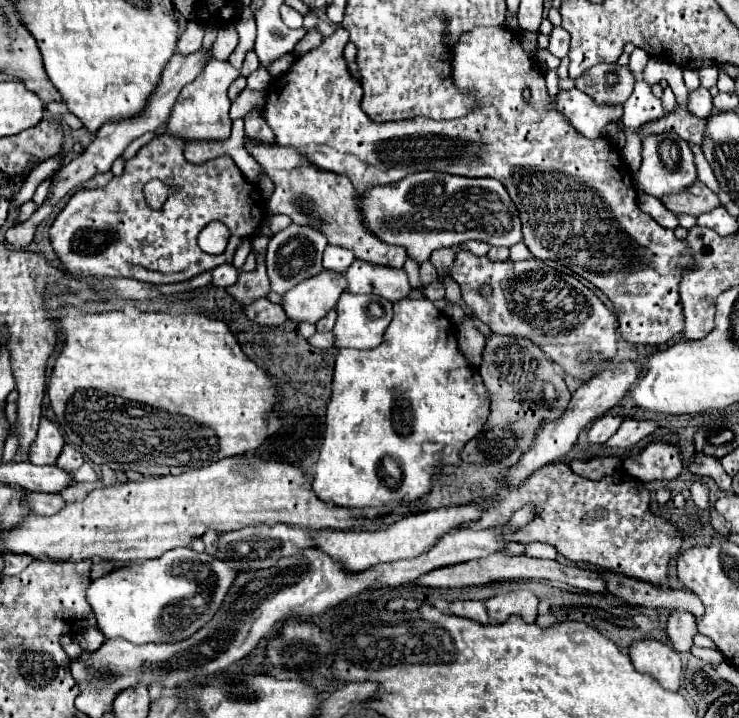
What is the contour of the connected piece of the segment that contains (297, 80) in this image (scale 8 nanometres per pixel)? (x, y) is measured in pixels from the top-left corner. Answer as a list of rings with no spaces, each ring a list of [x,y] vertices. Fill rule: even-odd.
[[[338,27],[330,37],[324,37],[320,47],[300,55],[292,67],[276,79],[276,85],[268,91],[266,97],[266,109],[264,109],[264,117],[266,123],[270,125],[270,129],[274,131],[276,145],[282,147],[292,147],[296,149],[302,157],[306,157],[314,167],[322,169],[322,171],[330,171],[330,173],[338,173],[344,175],[352,181],[354,189],[362,195],[364,191],[378,187],[378,185],[390,185],[390,183],[398,183],[400,179],[404,179],[406,175],[418,173],[418,171],[440,171],[440,173],[450,173],[450,175],[464,175],[464,177],[492,177],[498,179],[500,183],[504,183],[504,187],[508,189],[512,201],[518,207],[520,219],[522,219],[522,233],[524,233],[524,243],[526,247],[532,251],[532,255],[536,259],[552,259],[558,261],[562,265],[566,265],[568,269],[572,269],[574,273],[582,275],[584,279],[588,279],[592,285],[596,285],[602,293],[606,293],[606,297],[612,301],[616,315],[618,315],[618,327],[620,327],[620,335],[628,341],[628,343],[642,343],[642,345],[660,345],[660,343],[668,343],[674,339],[676,333],[682,331],[682,305],[680,305],[680,297],[678,297],[678,283],[680,283],[680,267],[682,267],[682,257],[680,253],[686,251],[686,245],[674,237],[674,233],[670,229],[660,227],[648,213],[640,211],[638,203],[636,203],[636,189],[632,185],[632,175],[626,169],[620,151],[610,143],[608,137],[600,135],[598,139],[588,139],[582,133],[578,133],[574,129],[572,123],[568,123],[568,119],[558,111],[558,107],[554,105],[554,97],[548,95],[546,89],[546,81],[540,75],[540,69],[536,65],[536,61],[524,51],[524,47],[520,45],[520,39],[514,31],[506,29],[506,27],[474,27],[472,31],[468,31],[458,45],[452,49],[454,57],[452,57],[452,75],[454,81],[458,83],[458,87],[470,87],[476,91],[476,95],[480,95],[480,107],[474,109],[470,115],[454,119],[454,121],[432,121],[426,117],[414,117],[410,121],[396,121],[396,123],[372,123],[368,119],[368,115],[360,109],[360,99],[362,99],[362,87],[356,79],[352,79],[352,75],[348,73],[346,61],[342,57],[342,51],[348,43],[348,33],[344,31],[344,27]],[[530,87],[532,97],[530,101],[524,101],[522,97],[522,89]]]

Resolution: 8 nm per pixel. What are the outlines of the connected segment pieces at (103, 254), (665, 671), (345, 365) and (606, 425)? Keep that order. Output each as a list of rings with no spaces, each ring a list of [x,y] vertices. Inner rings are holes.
[[[158,135],[148,145],[144,145],[130,161],[126,161],[124,173],[120,177],[114,177],[106,187],[102,189],[80,189],[76,195],[68,201],[68,205],[60,211],[56,221],[50,227],[50,241],[54,251],[58,253],[60,261],[68,267],[74,275],[100,275],[100,277],[136,277],[128,273],[130,265],[144,267],[160,273],[180,273],[184,269],[190,269],[190,277],[196,277],[204,271],[210,271],[210,267],[230,263],[236,247],[244,237],[250,237],[254,233],[254,225],[262,219],[264,207],[260,193],[254,189],[254,185],[244,179],[236,167],[236,163],[228,155],[220,155],[212,161],[206,161],[202,165],[194,165],[184,157],[184,141],[174,139],[172,135]],[[150,179],[160,179],[166,185],[176,185],[180,191],[172,193],[168,201],[162,205],[162,209],[152,209],[146,203],[144,197],[144,185]],[[212,221],[220,221],[228,227],[230,239],[224,257],[212,257],[204,253],[198,247],[198,233]]]
[[[644,639],[632,643],[628,655],[636,671],[652,675],[668,691],[680,689],[680,657],[672,647],[654,639]]]
[[[400,299],[394,303],[394,319],[390,327],[386,329],[384,341],[370,351],[358,351],[358,349],[340,349],[336,357],[336,367],[334,367],[334,381],[332,381],[332,397],[330,397],[326,412],[326,433],[324,433],[324,443],[320,449],[320,457],[314,467],[312,475],[312,491],[318,495],[318,499],[326,503],[334,503],[336,507],[344,507],[350,511],[358,509],[376,509],[376,511],[392,511],[400,507],[402,503],[412,503],[420,501],[424,495],[430,493],[434,475],[444,467],[444,465],[458,465],[462,463],[460,451],[462,447],[482,431],[486,419],[488,419],[488,405],[486,405],[486,387],[482,383],[482,377],[478,369],[470,367],[468,361],[462,357],[458,351],[456,343],[456,329],[450,323],[446,315],[442,315],[432,301],[428,299]]]
[[[604,415],[600,419],[596,419],[588,431],[588,441],[590,443],[604,443],[608,441],[616,429],[620,427],[622,423],[622,417],[612,417],[612,415]]]

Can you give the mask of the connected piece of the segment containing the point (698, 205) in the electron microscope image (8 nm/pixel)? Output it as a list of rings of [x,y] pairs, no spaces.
[[[696,181],[688,191],[682,191],[678,195],[670,195],[668,199],[664,199],[664,205],[674,213],[690,213],[698,217],[702,213],[708,213],[720,207],[720,199],[702,181]]]

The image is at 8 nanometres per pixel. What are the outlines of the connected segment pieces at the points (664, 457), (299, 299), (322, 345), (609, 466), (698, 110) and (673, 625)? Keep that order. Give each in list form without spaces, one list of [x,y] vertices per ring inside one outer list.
[[[662,441],[650,443],[642,453],[624,461],[624,471],[642,483],[658,479],[676,479],[682,467],[684,465],[680,459],[680,447]]]
[[[322,271],[316,277],[304,279],[282,295],[282,309],[294,323],[318,323],[330,309],[336,307],[338,297],[346,291],[342,273]]]
[[[316,333],[308,341],[310,341],[310,345],[314,345],[318,349],[330,349],[330,347],[334,347],[334,333]]]
[[[594,457],[590,461],[578,461],[578,459],[574,459],[570,463],[570,467],[572,467],[574,473],[578,473],[578,475],[582,475],[586,479],[598,481],[598,479],[602,479],[606,475],[612,475],[614,471],[620,469],[620,461],[618,459],[614,459],[612,463],[608,459],[610,457]]]
[[[704,87],[692,91],[690,93],[690,101],[688,101],[688,111],[692,111],[696,117],[708,119],[714,113],[714,105],[712,105],[710,91],[704,89]]]
[[[672,611],[666,631],[676,651],[690,651],[692,637],[696,635],[696,617],[686,611]]]

